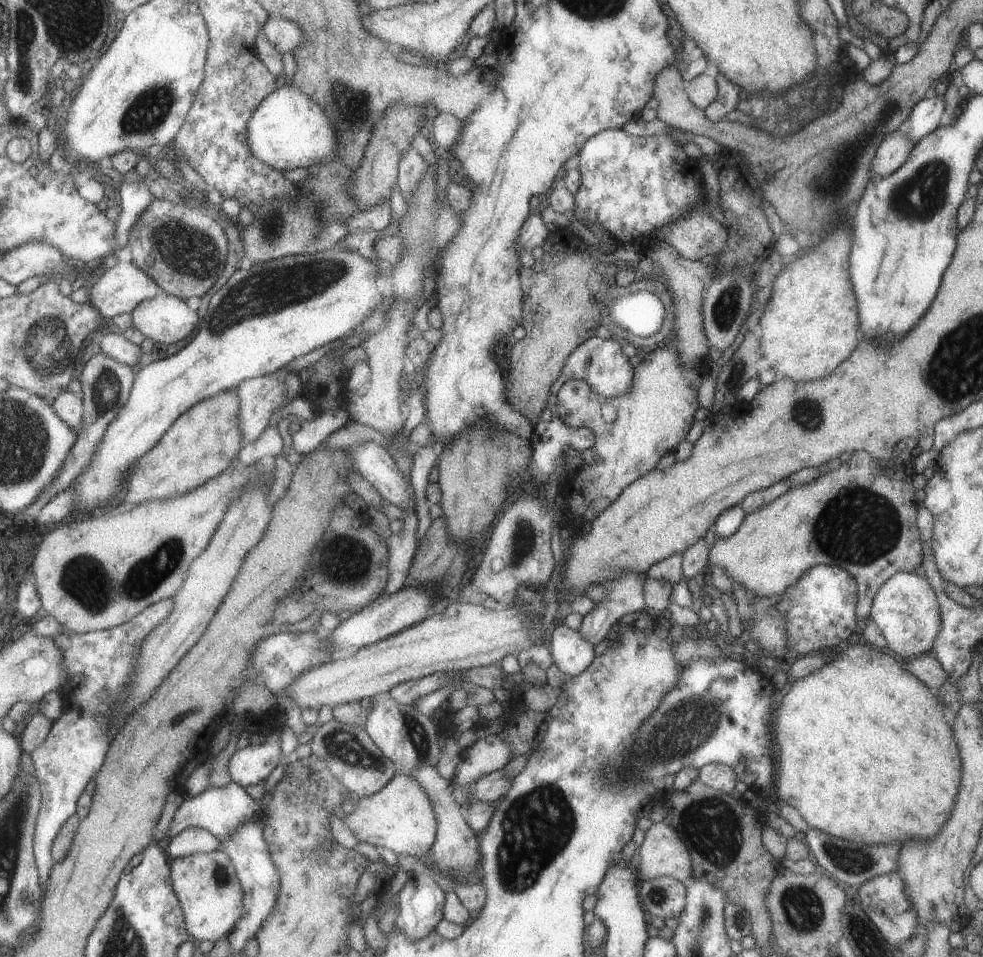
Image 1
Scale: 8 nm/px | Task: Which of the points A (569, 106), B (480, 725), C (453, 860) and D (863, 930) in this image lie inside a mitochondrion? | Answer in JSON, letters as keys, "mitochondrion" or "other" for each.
{"A":"other","B":"other","C":"other","D":"other"}

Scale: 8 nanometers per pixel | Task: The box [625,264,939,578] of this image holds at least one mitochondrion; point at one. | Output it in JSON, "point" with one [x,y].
{"point":[858,525]}

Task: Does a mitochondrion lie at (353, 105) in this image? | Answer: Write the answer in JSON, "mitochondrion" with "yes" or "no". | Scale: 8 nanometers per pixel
{"mitochondrion":"yes"}

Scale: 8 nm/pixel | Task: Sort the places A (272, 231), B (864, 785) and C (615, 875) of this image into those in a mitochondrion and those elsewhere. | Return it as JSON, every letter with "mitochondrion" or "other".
{"A":"mitochondrion","B":"other","C":"other"}

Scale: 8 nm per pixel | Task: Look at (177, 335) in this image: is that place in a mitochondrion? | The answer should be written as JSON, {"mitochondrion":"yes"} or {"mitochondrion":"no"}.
{"mitochondrion":"no"}

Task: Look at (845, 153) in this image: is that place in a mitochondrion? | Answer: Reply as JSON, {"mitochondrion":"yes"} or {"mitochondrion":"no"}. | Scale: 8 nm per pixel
{"mitochondrion":"yes"}

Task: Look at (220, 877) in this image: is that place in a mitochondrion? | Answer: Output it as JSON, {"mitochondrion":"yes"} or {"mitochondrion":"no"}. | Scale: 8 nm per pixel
{"mitochondrion":"yes"}

